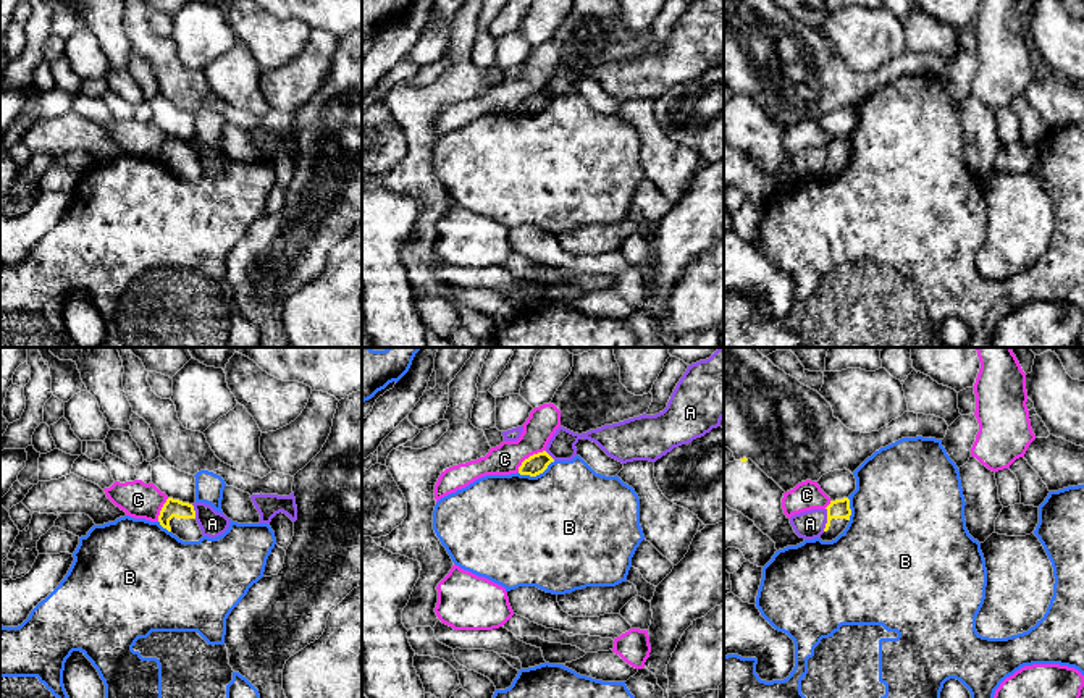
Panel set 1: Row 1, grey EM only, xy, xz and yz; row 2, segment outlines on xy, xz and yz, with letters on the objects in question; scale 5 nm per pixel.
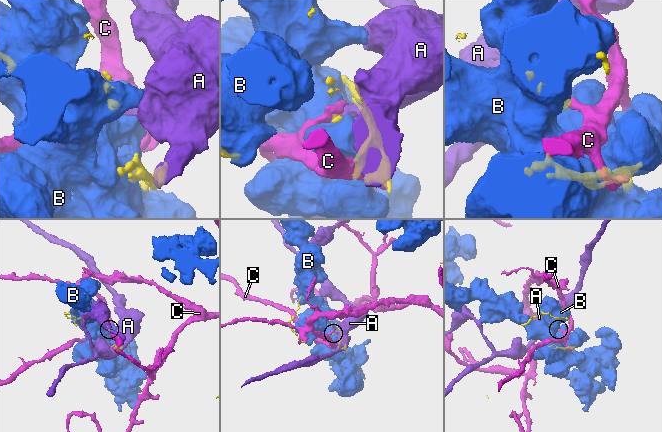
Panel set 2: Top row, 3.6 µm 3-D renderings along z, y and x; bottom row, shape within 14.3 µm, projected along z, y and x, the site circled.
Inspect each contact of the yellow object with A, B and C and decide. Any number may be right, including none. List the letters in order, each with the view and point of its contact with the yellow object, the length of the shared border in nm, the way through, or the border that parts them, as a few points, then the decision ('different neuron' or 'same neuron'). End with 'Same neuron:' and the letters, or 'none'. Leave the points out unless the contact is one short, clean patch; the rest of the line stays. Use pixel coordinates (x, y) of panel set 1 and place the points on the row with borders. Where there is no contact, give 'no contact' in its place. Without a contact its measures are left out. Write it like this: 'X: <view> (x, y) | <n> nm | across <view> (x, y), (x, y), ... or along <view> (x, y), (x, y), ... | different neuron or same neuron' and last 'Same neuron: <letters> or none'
A: yz (827, 519) | 120 nm | along yz (826, 508), (826, 527), (823, 530) | different neuron
B: xz (535, 475) | 200 nm | different neuron
C: xz (530, 456) | 180 nm | along xz (545, 449), (530, 454), (517, 470) | different neuron
Same neuron: none

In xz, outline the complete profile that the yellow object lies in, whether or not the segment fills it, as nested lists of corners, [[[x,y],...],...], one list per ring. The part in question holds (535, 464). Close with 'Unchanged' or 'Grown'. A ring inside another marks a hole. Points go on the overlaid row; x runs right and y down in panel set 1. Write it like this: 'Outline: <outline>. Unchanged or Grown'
Outline: [[[546,451],[533,454],[522,462],[519,473],[536,477],[543,473],[551,462],[554,462],[554,459]]]. Unchanged

